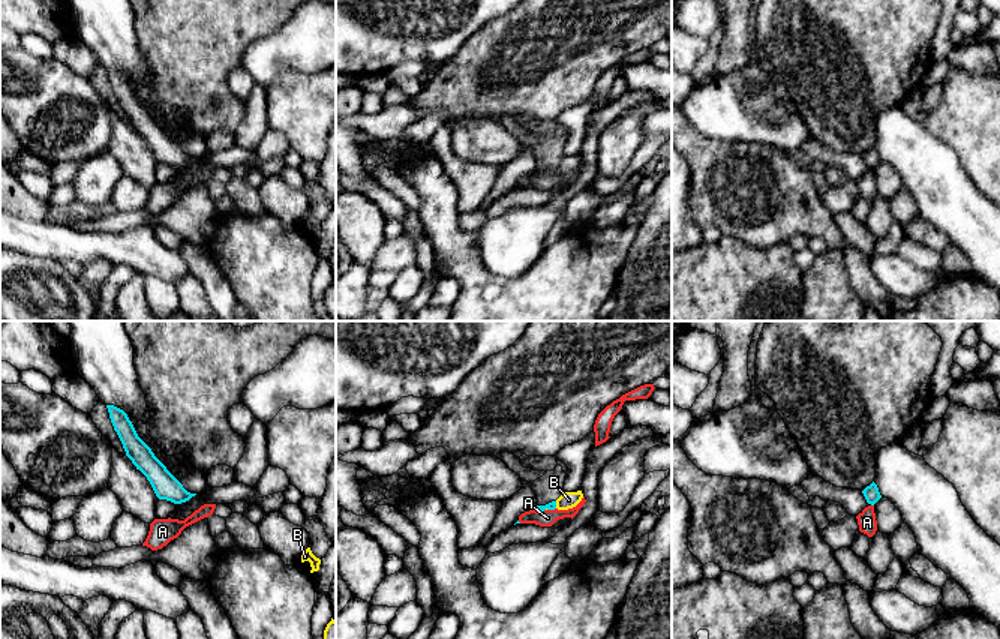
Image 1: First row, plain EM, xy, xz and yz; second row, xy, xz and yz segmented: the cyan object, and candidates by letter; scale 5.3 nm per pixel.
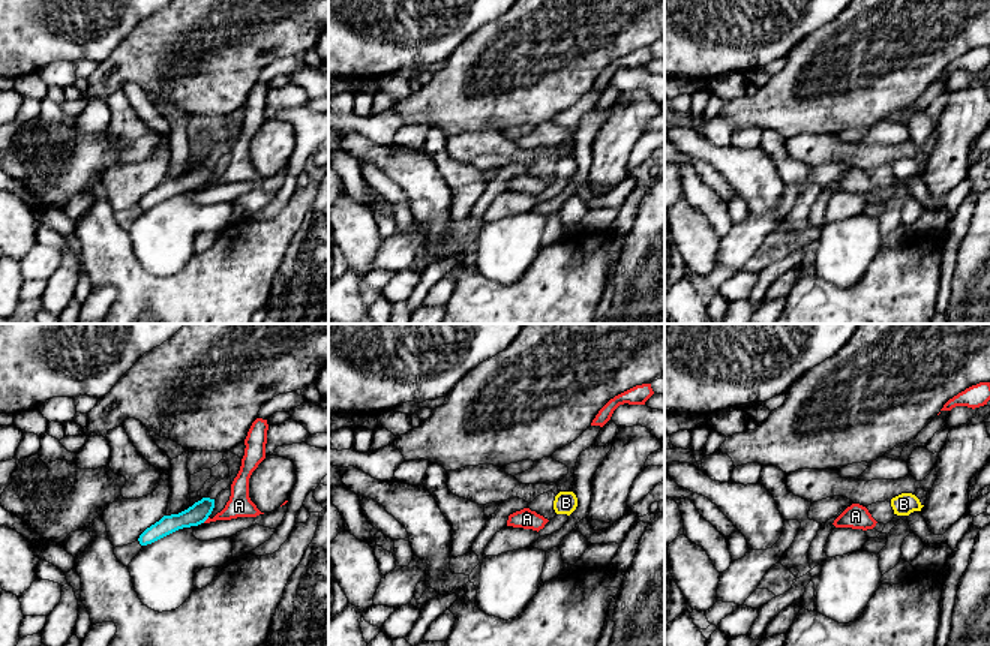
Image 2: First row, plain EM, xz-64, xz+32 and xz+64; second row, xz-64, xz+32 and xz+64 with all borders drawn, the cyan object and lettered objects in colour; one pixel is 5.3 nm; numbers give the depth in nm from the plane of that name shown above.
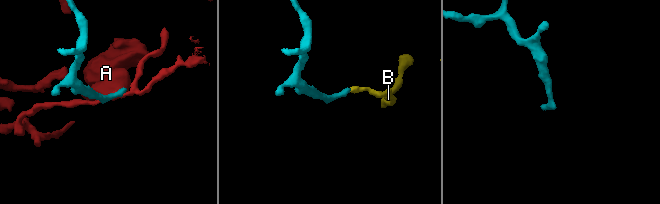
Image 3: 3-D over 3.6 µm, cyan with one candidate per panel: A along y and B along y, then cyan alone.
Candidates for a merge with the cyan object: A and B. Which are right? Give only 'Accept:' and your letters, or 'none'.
Accept: B

